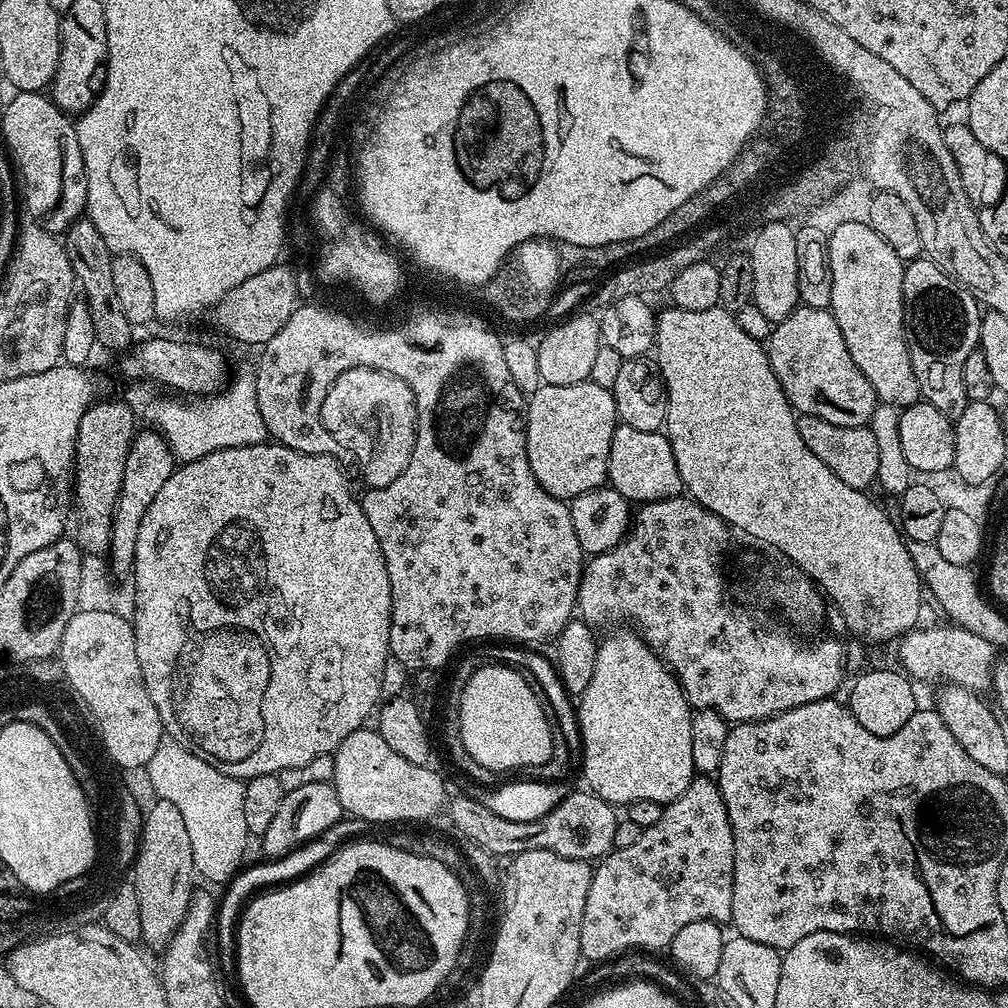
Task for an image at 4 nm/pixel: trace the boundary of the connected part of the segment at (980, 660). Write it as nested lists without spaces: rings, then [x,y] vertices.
[[[959,626],[915,627],[898,641],[900,647],[899,667],[913,681],[944,680],[945,685],[965,688],[984,694],[993,687],[993,669],[997,664],[998,652],[984,638]]]

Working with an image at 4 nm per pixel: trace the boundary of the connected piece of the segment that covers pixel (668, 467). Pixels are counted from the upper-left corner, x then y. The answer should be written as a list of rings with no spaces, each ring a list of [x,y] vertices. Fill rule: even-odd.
[[[620,424],[614,430],[608,455],[607,483],[618,494],[637,505],[658,502],[681,495],[682,485],[678,474],[678,462],[674,462],[674,450],[663,431],[634,430],[634,426]]]

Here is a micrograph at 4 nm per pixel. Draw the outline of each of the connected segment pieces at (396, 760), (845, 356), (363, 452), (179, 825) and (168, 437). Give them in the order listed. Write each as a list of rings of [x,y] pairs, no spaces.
[[[365,726],[354,730],[354,734],[350,734],[343,742],[336,747],[334,753],[334,774],[331,778],[331,785],[336,789],[338,794],[338,802],[344,807],[345,813],[349,817],[356,817],[358,819],[366,819],[373,826],[379,826],[379,824],[388,824],[391,820],[428,820],[440,807],[444,804],[444,780],[438,773],[432,769],[432,766],[425,766],[422,764],[415,764],[414,762],[406,762],[406,758],[402,758],[402,754],[396,753],[393,748],[388,745],[386,738],[380,736],[379,731],[373,730],[371,727]]]
[[[797,306],[773,327],[766,351],[774,374],[797,413],[817,416],[834,422],[834,426],[863,428],[878,409],[874,386],[866,382],[866,374],[850,358],[846,338],[842,338],[842,330],[838,330],[838,322],[828,308]]]
[[[366,367],[342,372],[323,399],[320,421],[333,443],[342,444],[343,448],[354,456],[368,488],[385,488],[390,482],[394,482],[409,464],[416,441],[416,400],[409,384],[397,376]]]
[[[157,797],[154,804],[145,811],[141,823],[138,850],[136,859],[132,865],[134,877],[132,883],[138,894],[139,910],[142,917],[141,941],[157,948],[167,947],[173,934],[180,928],[182,918],[185,917],[189,902],[194,895],[194,882],[196,883],[195,868],[193,866],[193,850],[190,845],[190,834],[187,833],[186,822],[179,813],[178,806],[174,802]]]
[[[255,371],[235,373],[226,387],[213,395],[176,399],[180,400],[153,402],[151,427],[163,436],[177,461],[197,460],[214,450],[263,444],[269,439],[262,410],[258,410]]]

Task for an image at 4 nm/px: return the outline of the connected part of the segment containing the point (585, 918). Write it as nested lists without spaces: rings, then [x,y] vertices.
[[[700,774],[692,779],[690,786],[678,798],[674,798],[664,805],[662,818],[654,826],[641,831],[638,842],[634,846],[617,848],[611,854],[603,857],[595,865],[590,890],[586,894],[586,910],[582,914],[582,930],[580,931],[580,955],[585,961],[608,962],[617,954],[627,953],[629,950],[648,950],[646,948],[664,948],[671,945],[674,934],[682,930],[682,926],[690,926],[690,922],[702,922],[703,920],[715,920],[717,922],[728,922],[732,918],[732,899],[734,898],[734,834],[730,826],[730,818],[726,810],[726,802],[720,793],[720,785],[715,779]]]

